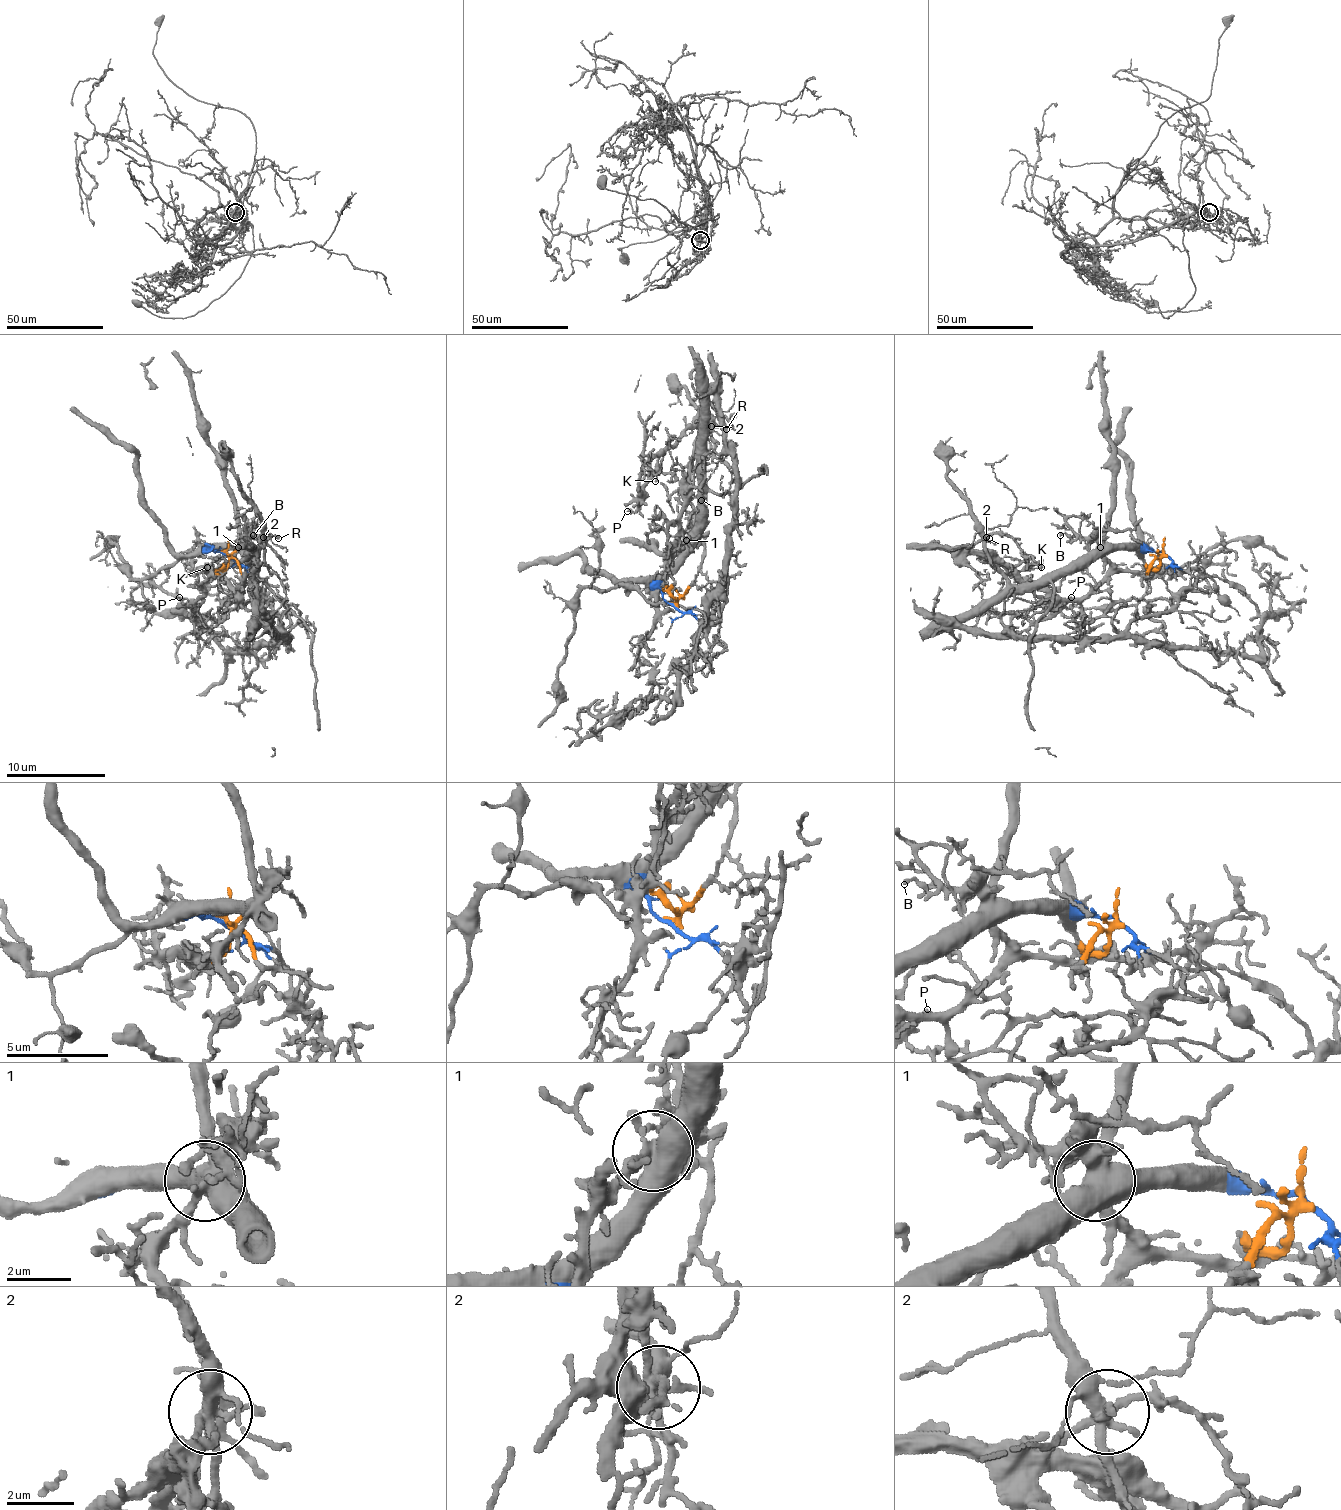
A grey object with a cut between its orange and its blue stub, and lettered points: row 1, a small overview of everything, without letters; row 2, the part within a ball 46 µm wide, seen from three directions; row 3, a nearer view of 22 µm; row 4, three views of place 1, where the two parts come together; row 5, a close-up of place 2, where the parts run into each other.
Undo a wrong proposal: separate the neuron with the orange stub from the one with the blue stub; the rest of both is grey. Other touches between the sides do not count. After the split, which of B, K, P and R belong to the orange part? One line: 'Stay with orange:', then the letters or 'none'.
Stay with orange: B, K, P, R

